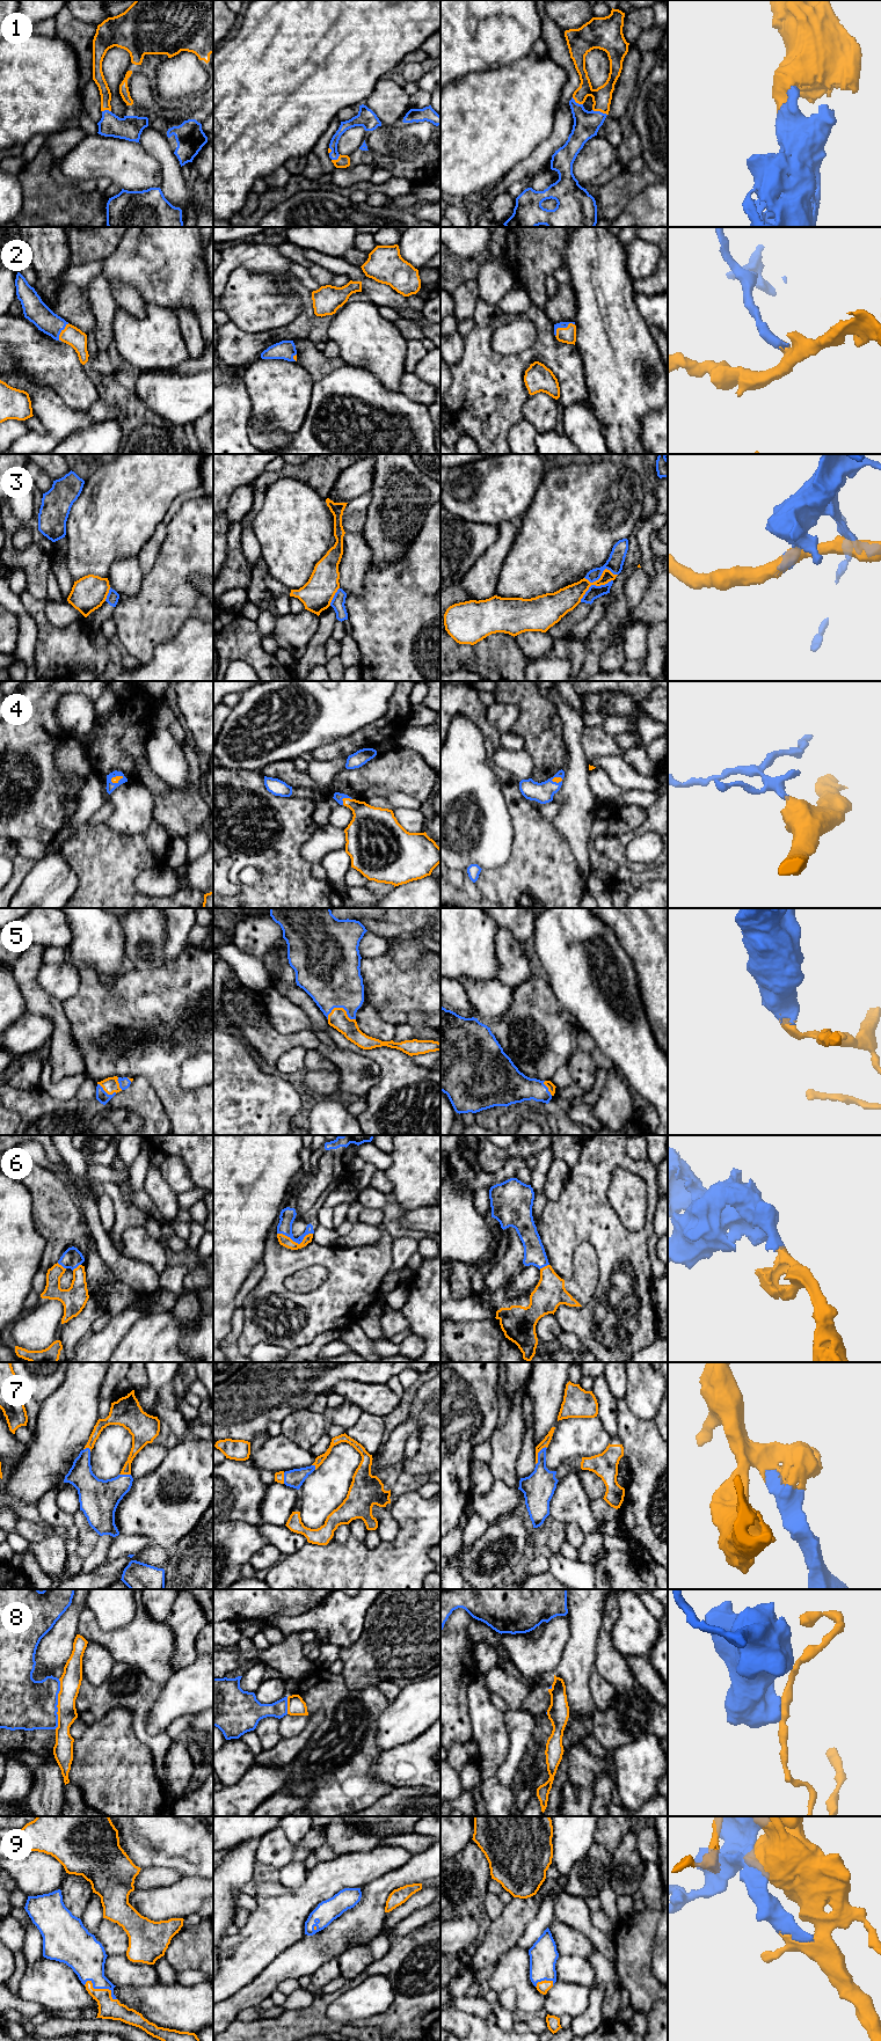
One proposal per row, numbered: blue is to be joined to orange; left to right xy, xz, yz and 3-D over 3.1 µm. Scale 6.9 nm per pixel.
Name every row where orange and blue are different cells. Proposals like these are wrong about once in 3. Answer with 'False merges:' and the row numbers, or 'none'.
False merges: 3, 8

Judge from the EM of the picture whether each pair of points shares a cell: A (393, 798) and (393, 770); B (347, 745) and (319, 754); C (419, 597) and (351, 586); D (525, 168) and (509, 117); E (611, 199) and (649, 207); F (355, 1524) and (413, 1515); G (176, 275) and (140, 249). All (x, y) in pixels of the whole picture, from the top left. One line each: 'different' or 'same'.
A: different
B: same
C: different
D: different
E: different
F: different
G: same

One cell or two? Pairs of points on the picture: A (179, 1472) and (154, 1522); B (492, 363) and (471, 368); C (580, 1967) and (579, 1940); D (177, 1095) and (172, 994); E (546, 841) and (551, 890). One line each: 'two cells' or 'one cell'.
A: one cell
B: one cell
C: two cells
D: one cell
E: one cell

